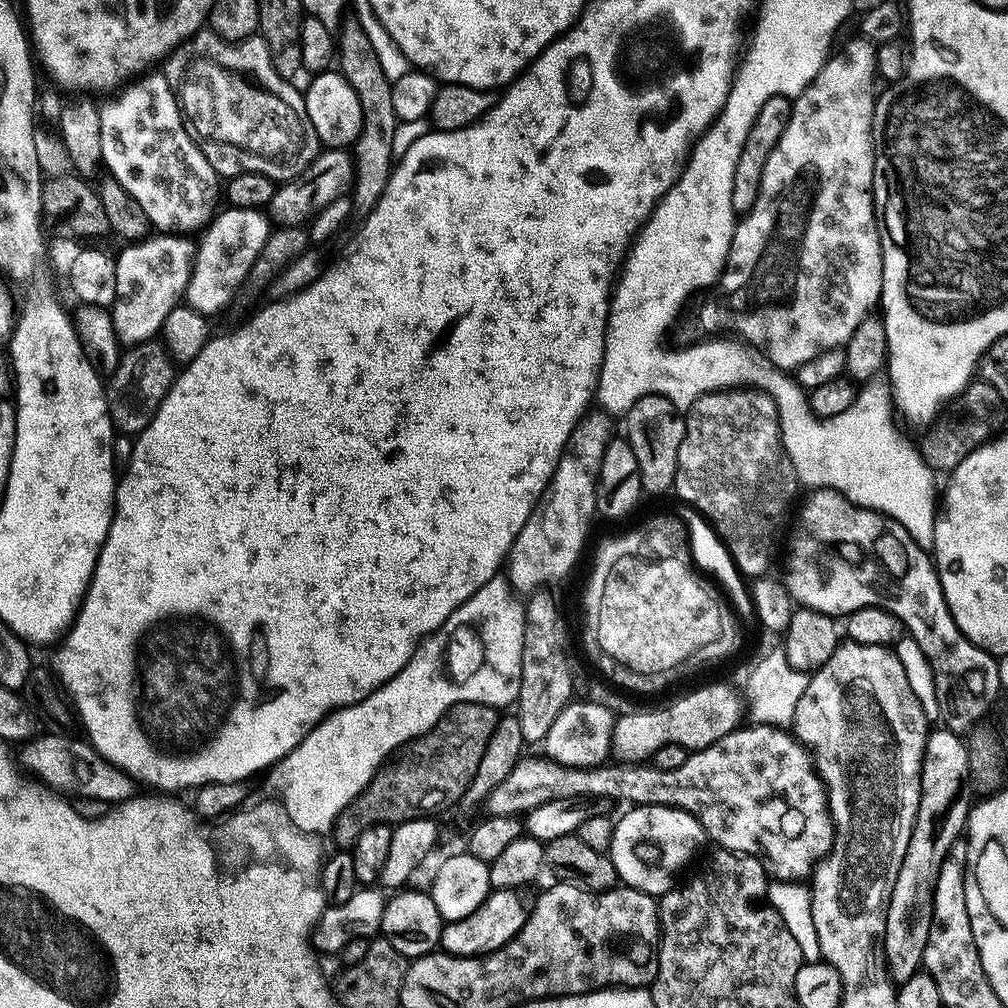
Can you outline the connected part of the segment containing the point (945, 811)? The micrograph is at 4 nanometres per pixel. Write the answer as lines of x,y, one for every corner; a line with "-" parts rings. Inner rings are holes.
940,726
929,731
926,750
922,758
922,786
916,825
910,834
910,846
906,858
902,858
902,870
894,882
890,902
886,910
886,934
884,935
884,961
892,983
899,986
915,972
921,971
926,950
926,938
930,938
932,910
936,879
940,866
948,852
965,835
968,826
970,800
960,796
970,784
970,758
965,737

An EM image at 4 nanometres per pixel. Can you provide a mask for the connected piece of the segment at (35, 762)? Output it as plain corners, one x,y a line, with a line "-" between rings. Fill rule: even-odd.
49,732
44,736
37,735
25,741
18,752
19,765
32,770
41,783
60,794
80,794
100,802
123,802
133,799
134,790
138,785
131,776
126,775
120,768
106,763
86,740
70,738
68,734

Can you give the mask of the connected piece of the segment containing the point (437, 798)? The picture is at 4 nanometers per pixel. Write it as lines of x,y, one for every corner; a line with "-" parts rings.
474,702
456,704
428,733
409,741
404,747
397,748
377,770
376,776
369,782
369,785
338,814
333,824
331,837
335,847
340,850
352,849
358,834
362,834
362,830
375,824
395,826
419,816
428,816
439,804
455,805
459,802
464,791
470,786
474,774
478,774
478,762
482,762
482,754
486,754
486,742
490,742
494,734
497,719
497,709
489,704
475,704

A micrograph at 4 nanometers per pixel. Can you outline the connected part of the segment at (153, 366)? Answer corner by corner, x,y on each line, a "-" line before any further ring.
159,339
131,345
106,380
106,411
112,419
113,429
120,434
140,433
154,418
162,398
166,398
177,375
177,365

